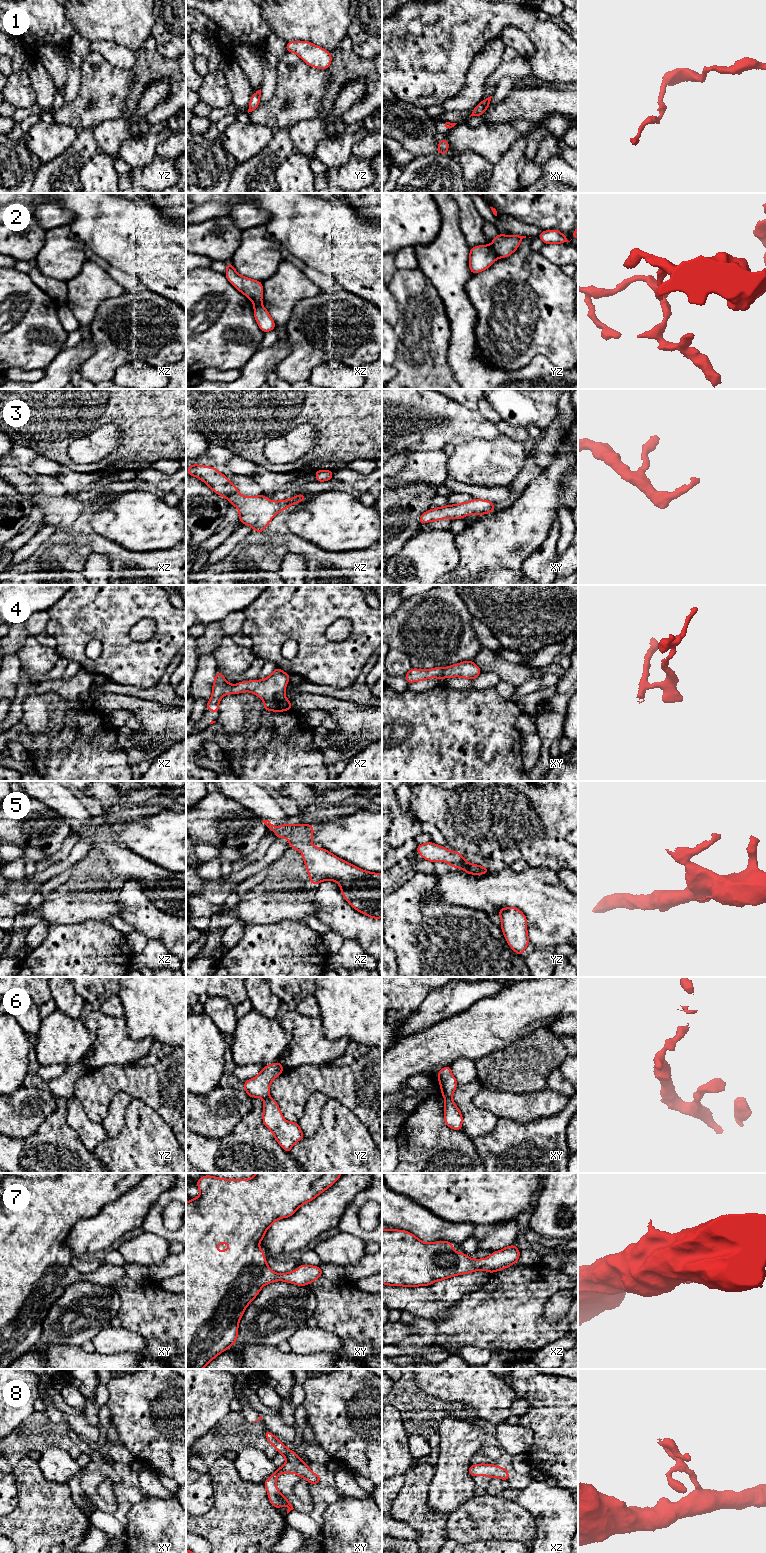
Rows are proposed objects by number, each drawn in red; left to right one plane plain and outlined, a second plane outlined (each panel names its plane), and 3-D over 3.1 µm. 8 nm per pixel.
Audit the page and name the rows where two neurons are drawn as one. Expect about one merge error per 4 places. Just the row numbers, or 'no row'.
2, 6

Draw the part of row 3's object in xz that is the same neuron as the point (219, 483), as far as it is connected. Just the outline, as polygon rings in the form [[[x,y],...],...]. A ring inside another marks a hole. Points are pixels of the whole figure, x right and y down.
[[[190,465],[187,475],[198,477],[207,484],[208,488],[221,497],[227,498],[231,505],[238,508],[241,524],[250,525],[254,531],[260,533],[278,512],[306,499],[305,494],[298,494],[282,501],[272,501],[264,495],[245,497],[238,492],[237,487],[229,481],[227,476],[214,467]]]

